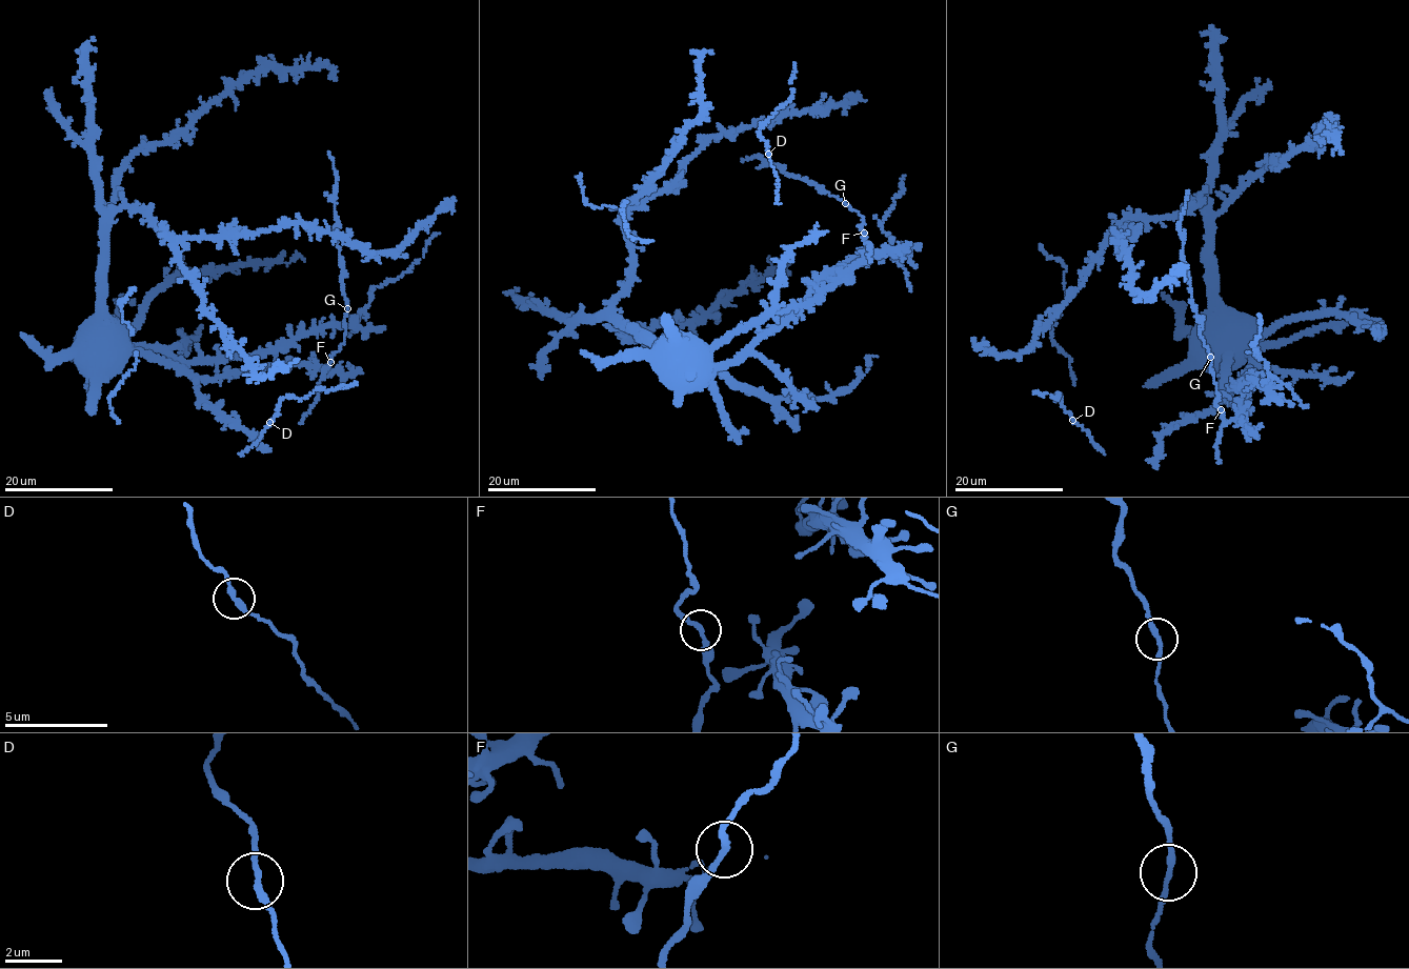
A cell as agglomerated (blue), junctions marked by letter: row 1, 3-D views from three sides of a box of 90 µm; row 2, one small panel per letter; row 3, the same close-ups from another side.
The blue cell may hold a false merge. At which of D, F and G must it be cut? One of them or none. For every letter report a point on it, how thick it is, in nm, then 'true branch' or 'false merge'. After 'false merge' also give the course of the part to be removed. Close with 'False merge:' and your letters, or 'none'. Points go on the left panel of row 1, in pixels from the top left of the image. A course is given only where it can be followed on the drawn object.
D: (269, 422) | 240 nm | true branch
F: (330, 362) | 190 nm | true branch
G: (347, 308) | 200 nm | true branch
False merge: none

